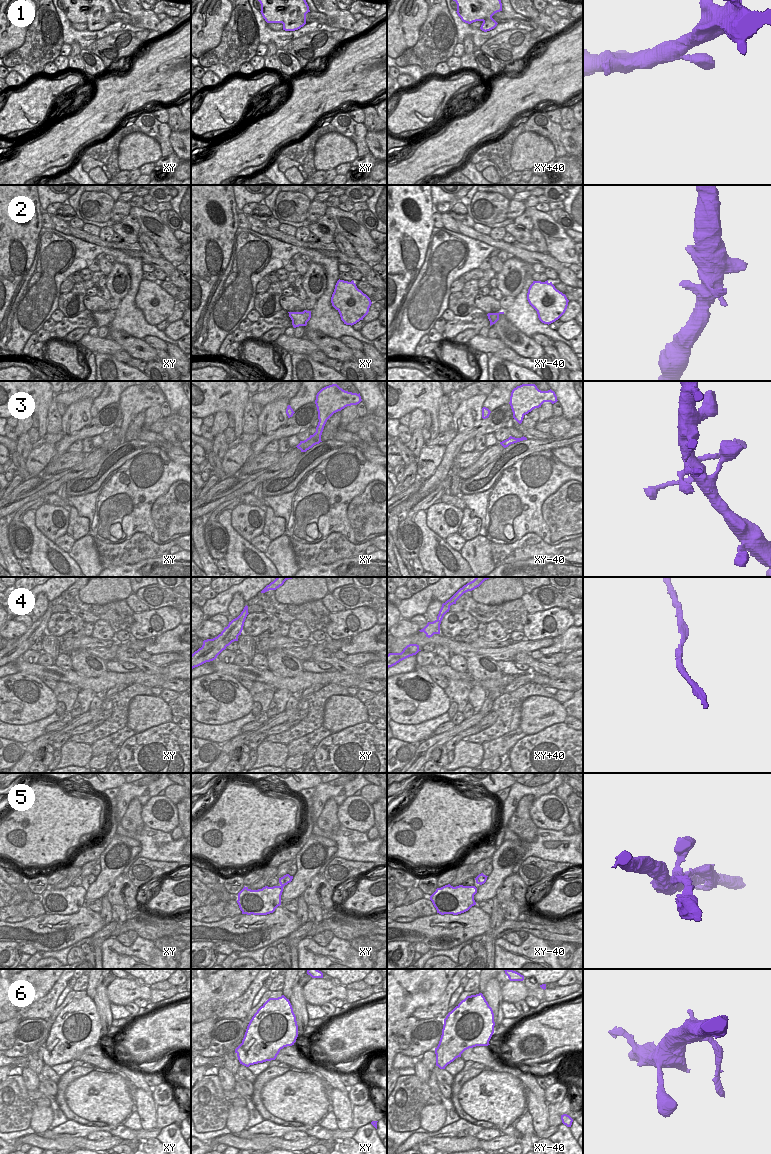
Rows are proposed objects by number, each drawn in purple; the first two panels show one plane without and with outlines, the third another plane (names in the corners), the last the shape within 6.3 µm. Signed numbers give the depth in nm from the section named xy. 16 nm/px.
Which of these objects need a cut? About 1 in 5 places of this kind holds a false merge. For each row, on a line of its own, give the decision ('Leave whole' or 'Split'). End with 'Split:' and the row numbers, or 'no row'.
1: Leave whole
2: Leave whole
3: Leave whole
4: Leave whole
5: Leave whole
6: Leave whole
Split: no row

